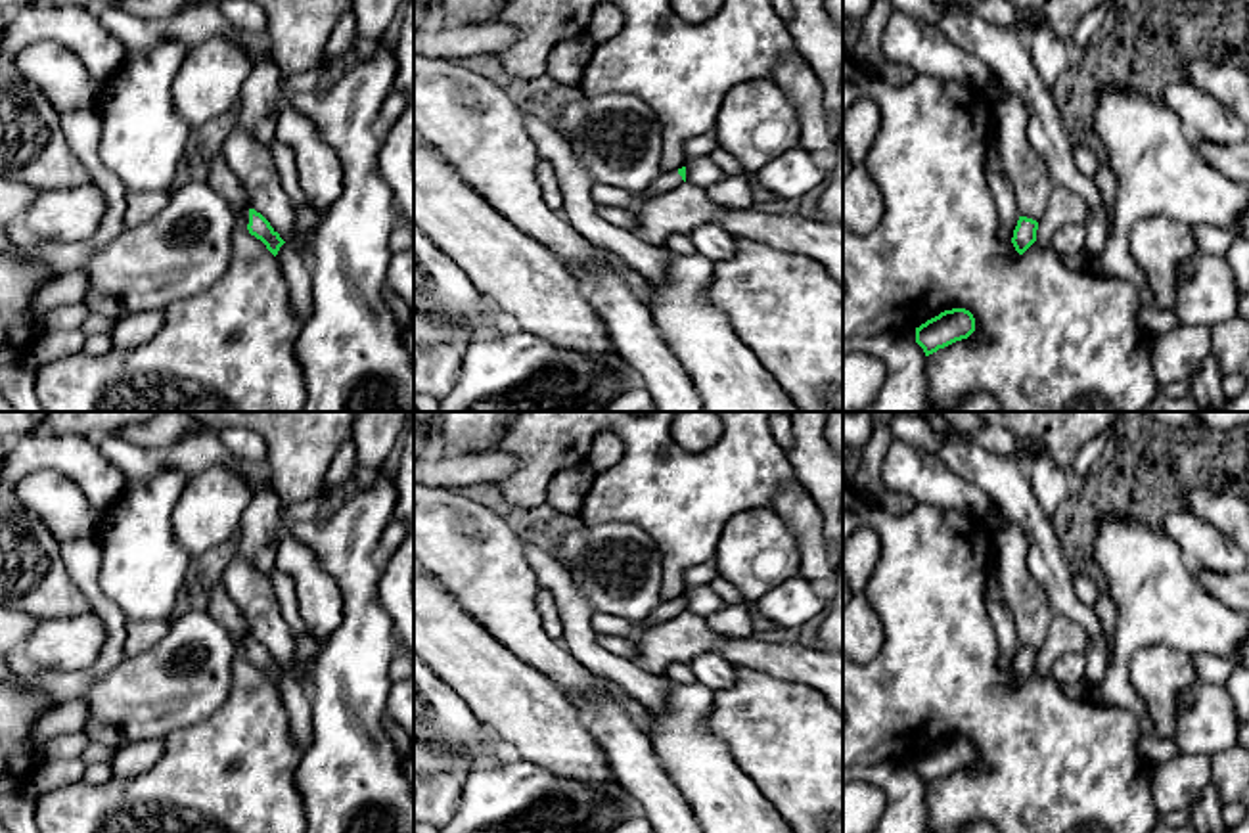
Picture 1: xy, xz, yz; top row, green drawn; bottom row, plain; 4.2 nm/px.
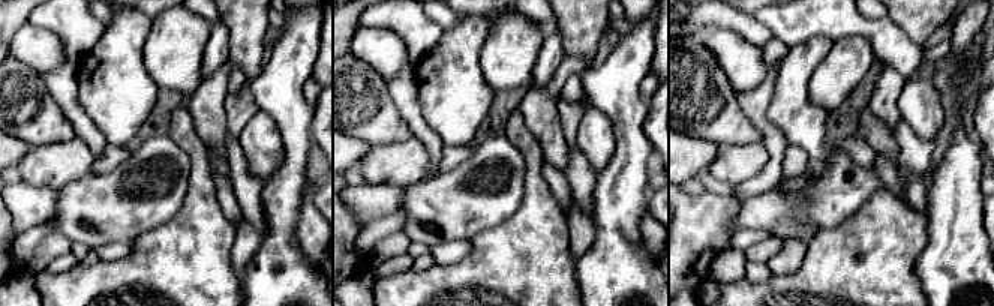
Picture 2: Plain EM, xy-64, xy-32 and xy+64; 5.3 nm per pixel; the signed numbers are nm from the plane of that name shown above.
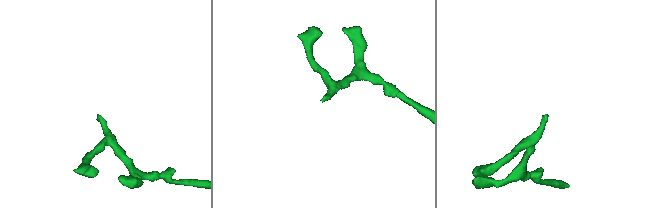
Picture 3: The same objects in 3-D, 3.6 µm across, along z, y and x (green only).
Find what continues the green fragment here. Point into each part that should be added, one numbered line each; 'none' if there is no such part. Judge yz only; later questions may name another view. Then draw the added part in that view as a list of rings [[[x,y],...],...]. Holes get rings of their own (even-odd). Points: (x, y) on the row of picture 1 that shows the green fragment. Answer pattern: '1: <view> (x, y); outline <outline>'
none

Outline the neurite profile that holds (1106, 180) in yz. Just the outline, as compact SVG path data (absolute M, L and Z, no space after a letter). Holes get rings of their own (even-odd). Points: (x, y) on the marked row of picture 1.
M1103 159L1100 161L1100 167L1098 167L1098 170L1092 178L1100 188L1101 201L1103 201L1103 207L1105 207L1105 214L1107 214L1107 220L1109 220L1109 226L1111 226L1115 193L1117 193L1117 178Z

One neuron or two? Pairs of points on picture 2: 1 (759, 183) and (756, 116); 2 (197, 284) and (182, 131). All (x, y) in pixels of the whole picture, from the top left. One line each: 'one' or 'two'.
1: one
2: one

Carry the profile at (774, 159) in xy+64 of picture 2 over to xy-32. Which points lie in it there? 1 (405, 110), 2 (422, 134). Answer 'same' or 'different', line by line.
1: same
2: same

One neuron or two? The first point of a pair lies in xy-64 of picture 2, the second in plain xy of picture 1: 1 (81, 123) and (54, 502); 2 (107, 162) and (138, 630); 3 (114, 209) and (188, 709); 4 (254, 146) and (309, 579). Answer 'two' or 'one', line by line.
1: two
2: one
3: one
4: one

